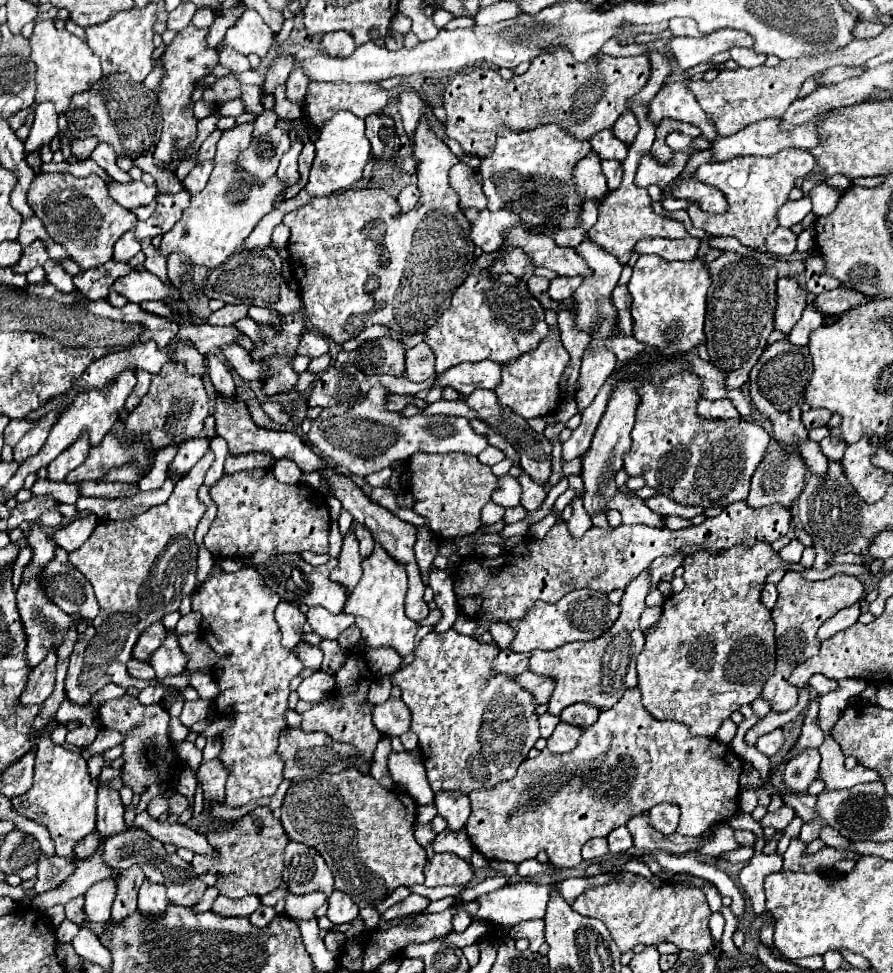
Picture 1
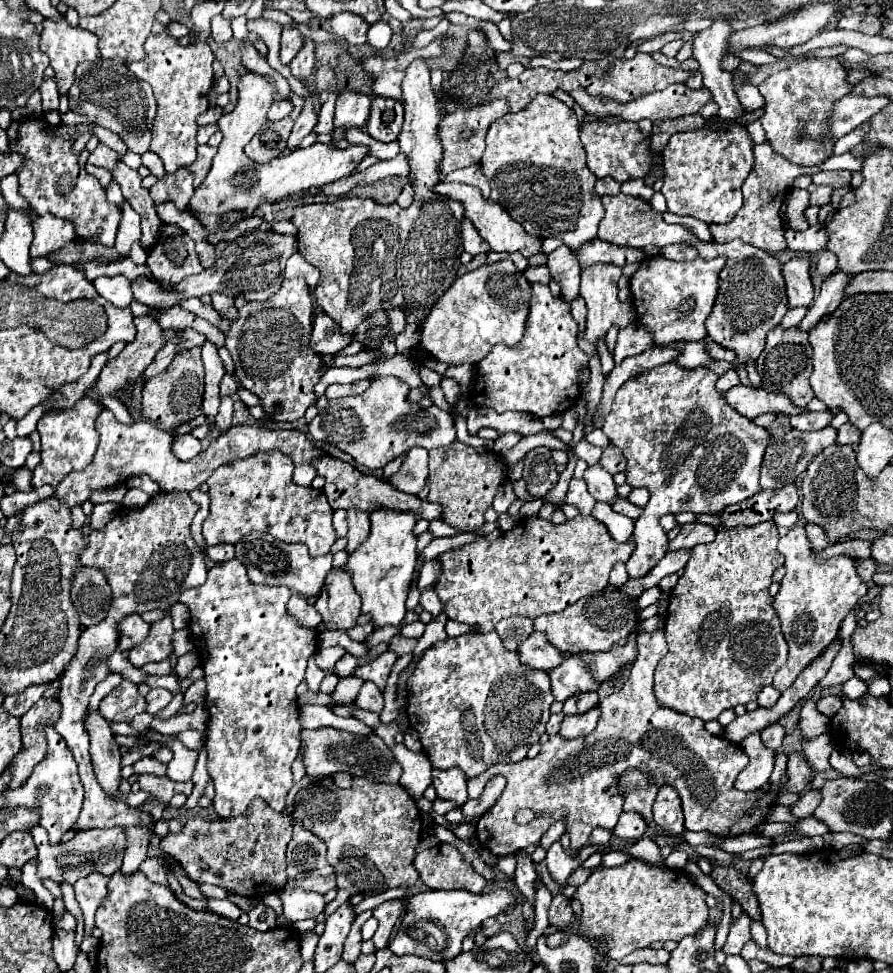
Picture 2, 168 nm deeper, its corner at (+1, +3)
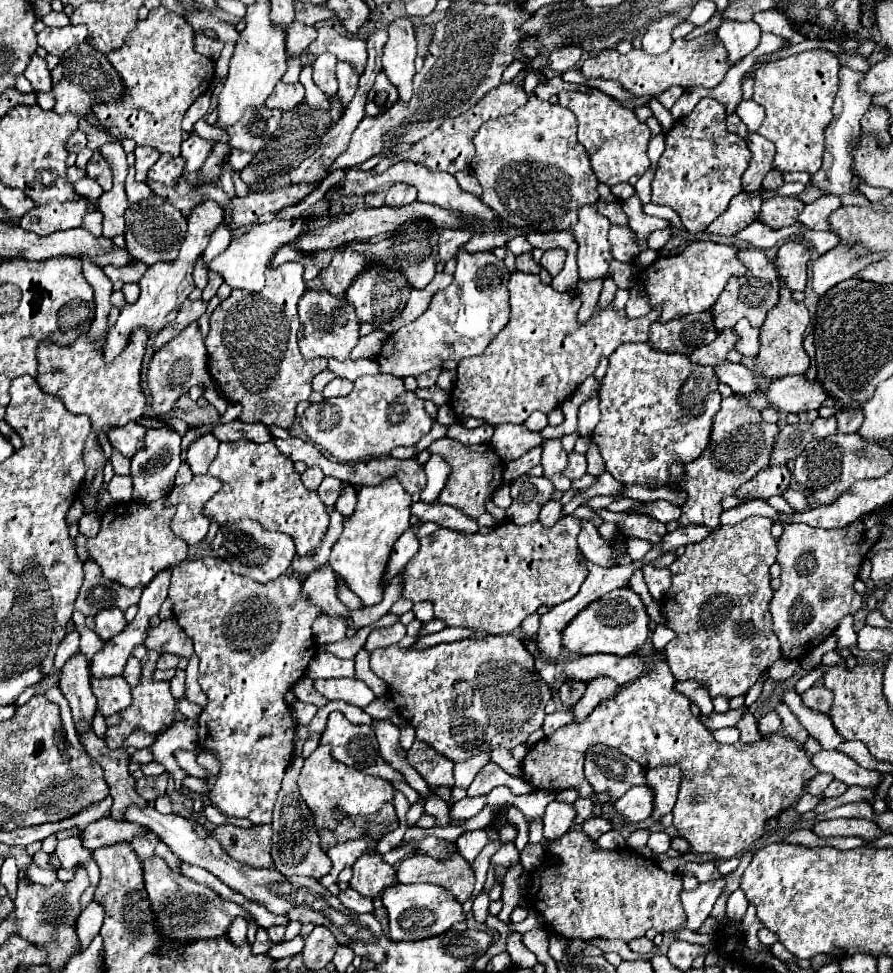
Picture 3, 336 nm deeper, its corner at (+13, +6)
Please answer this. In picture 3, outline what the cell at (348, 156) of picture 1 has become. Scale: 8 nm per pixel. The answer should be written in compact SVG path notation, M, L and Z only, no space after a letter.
M337 62L337 82L339 82L339 90L335 94L335 98L347 106L347 102L351 102L355 90L357 90L357 82L359 82L359 74L345 62Z

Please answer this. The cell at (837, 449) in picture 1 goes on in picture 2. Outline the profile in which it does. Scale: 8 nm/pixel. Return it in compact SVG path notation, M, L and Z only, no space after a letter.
M845 423L841 429L839 429L839 437L837 437L837 443L857 443L861 439L861 431L851 425L851 423Z

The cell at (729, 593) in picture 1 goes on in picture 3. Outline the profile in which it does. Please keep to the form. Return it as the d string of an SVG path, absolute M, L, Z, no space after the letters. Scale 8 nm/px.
M751 516L733 526L719 526L707 538L685 548L685 554L671 566L671 588L663 596L661 604L667 616L667 628L675 632L675 638L663 648L669 670L677 682L695 680L703 684L711 698L745 696L749 688L781 658L779 640L771 630L769 600L773 590L769 586L769 566L775 562L777 546L771 536L773 522L769 518Z

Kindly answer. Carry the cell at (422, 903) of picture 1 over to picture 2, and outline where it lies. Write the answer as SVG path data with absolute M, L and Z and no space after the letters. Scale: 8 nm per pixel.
M393 899L393 901L385 901L379 907L373 909L373 917L379 921L379 929L373 935L373 943L375 943L375 951L383 949L387 945L387 939L393 931L393 925L397 923L397 919L401 917L405 909L405 903L401 899Z

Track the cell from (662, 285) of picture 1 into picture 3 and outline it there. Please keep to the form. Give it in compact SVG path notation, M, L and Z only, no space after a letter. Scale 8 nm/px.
M699 240L687 244L685 250L675 256L659 256L651 266L639 272L639 282L649 296L649 306L661 306L659 322L669 322L687 314L711 310L733 274L745 274L745 266L737 260L737 248Z

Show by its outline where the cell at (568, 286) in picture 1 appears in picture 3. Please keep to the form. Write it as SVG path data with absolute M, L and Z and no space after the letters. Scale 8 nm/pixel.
M555 248L555 250L547 250L547 252L543 252L541 266L543 266L551 276L557 276L557 274L561 272L563 262L565 262L565 250Z

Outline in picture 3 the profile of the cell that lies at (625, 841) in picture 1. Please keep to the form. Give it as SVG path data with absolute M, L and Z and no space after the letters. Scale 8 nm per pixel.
M635 786L615 802L615 814L625 824L639 824L653 810L653 792L649 786Z

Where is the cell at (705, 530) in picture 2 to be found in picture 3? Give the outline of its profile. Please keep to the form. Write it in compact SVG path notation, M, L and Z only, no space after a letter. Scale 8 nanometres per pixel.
M735 394L723 398L721 410L713 418L711 442L705 454L685 466L685 480L681 484L673 484L673 488L681 488L687 492L687 502L681 506L683 514L679 518L679 525L701 524L709 528L719 526L719 514L723 512L719 500L725 496L735 494L739 486L751 480L769 464L769 452L775 444L775 434L779 432L777 424L767 424L761 420L757 410L747 408L747 404L737 398Z

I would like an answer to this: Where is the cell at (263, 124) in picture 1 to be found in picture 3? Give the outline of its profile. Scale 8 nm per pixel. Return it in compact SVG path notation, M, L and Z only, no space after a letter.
M279 82L273 90L273 94L265 100L267 108L279 108L279 110L291 110L295 108L301 100L305 98L305 88L295 82L295 84L283 84Z

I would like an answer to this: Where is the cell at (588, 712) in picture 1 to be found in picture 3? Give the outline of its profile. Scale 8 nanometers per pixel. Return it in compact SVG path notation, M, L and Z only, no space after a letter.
M567 680L561 684L559 688L559 700L565 708L571 708L573 704L577 704L581 700L581 696L585 694L587 684L585 682L575 682L575 680Z

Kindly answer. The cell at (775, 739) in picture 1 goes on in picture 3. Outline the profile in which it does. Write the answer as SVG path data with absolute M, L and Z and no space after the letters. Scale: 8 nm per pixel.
M767 712L761 720L759 720L759 732L761 736L771 736L779 730L781 726L781 718L775 712Z

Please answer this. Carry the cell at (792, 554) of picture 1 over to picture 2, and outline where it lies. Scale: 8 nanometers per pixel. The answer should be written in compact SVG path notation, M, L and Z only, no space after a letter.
M795 527L785 537L781 537L779 553L785 557L786 574L780 582L773 607L781 619L781 629L789 645L789 659L775 673L773 685L783 691L815 657L819 657L827 649L827 645L837 639L841 621L867 593L867 585L855 571L855 559L847 555L835 555L831 559L813 559L811 541L807 539L803 527Z

